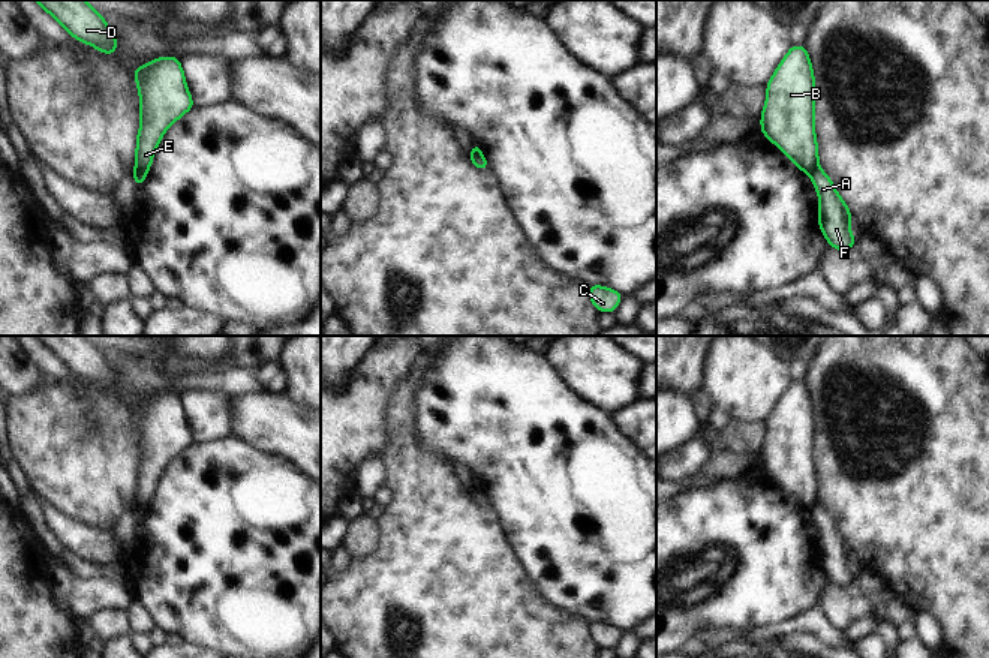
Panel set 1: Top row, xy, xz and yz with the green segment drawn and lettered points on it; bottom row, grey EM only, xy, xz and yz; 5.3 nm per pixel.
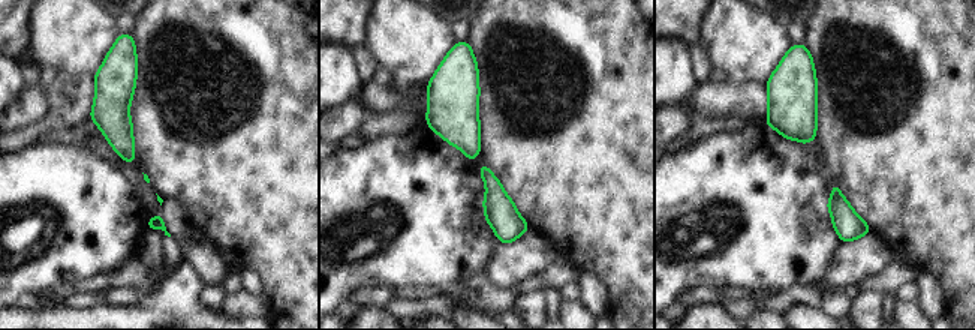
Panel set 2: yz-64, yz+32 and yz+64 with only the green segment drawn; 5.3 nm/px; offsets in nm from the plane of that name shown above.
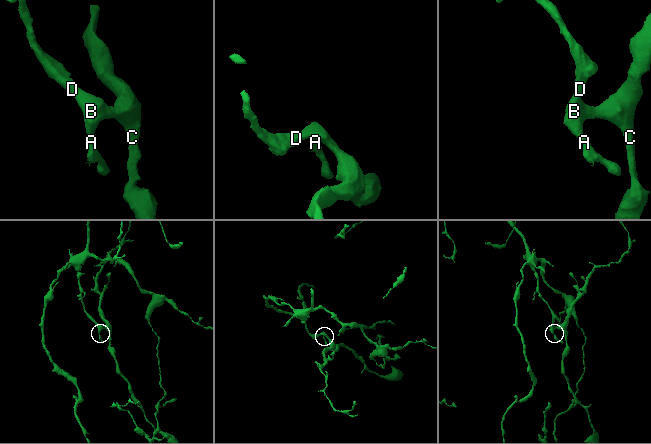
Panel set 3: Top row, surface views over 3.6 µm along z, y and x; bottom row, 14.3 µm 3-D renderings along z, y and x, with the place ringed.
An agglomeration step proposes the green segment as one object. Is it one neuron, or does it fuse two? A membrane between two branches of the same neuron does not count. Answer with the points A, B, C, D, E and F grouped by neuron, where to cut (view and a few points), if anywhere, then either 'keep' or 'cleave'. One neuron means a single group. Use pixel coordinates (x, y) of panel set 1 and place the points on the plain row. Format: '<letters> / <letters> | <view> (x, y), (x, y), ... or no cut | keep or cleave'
A F / B C D E | xy (135, 507), (146, 508) | cleave

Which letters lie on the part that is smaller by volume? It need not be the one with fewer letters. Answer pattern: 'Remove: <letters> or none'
Remove: A, F

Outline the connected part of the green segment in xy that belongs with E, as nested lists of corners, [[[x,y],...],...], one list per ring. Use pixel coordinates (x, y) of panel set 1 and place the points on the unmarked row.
[[[159,393],[133,406],[141,433],[135,508],[147,508],[165,466],[193,444],[177,393]]]

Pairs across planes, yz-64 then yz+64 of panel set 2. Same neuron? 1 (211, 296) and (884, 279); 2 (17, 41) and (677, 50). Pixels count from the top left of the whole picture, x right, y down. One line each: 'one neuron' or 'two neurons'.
1: two neurons
2: two neurons

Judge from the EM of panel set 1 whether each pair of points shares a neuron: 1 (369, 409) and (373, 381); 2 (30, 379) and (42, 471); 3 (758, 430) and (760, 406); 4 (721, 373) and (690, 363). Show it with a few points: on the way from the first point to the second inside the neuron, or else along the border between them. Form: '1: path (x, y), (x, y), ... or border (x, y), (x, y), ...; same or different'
1: path (369, 402), (369, 388); same
2: border (47, 378), (15, 397); different
3: border (732, 418), (764, 423); different
4: border (706, 351), (705, 384), (702, 387); different

